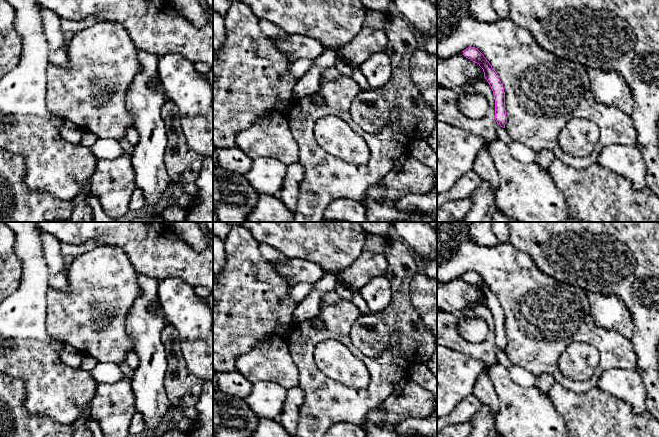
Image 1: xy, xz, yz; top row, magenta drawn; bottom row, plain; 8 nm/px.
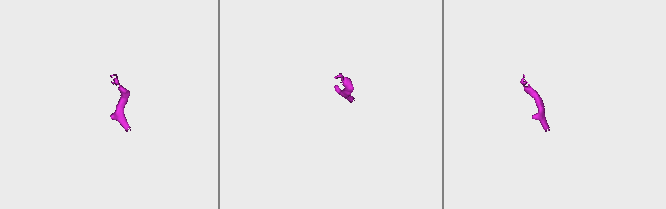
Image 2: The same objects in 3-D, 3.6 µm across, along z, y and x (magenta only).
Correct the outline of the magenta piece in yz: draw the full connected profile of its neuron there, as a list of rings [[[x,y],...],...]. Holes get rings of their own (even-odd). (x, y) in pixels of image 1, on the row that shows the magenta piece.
[[[468,47],[463,51],[463,55],[471,61],[477,63],[484,72],[484,77],[489,83],[495,100],[495,120],[498,125],[505,128],[507,116],[505,111],[505,92],[497,72],[492,68],[484,55],[475,47]]]

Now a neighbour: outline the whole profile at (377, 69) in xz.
[[[378,52],[358,67],[366,78],[370,90],[382,88],[391,78],[391,60],[385,52]]]

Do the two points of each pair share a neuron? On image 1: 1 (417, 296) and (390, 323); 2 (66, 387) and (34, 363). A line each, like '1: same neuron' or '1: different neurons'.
1: different neurons
2: same neuron

